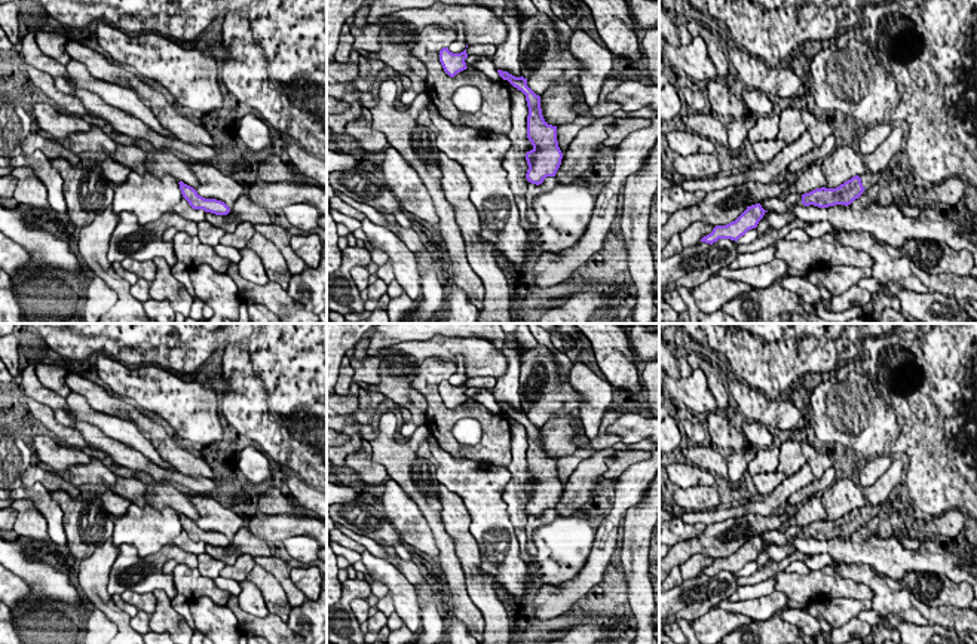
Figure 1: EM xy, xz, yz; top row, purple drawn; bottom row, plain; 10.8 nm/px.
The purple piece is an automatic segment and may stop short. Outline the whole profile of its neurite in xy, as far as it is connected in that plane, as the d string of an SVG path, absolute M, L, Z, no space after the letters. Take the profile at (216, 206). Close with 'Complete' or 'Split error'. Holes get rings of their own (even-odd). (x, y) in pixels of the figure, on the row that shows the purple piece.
M180 181L178 184L183 197L193 209L203 209L205 212L211 212L215 215L227 215L230 212L230 208L224 202L217 199L205 199L199 196L193 187L184 184L183 181Z. Complete

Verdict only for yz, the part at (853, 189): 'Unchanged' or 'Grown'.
Grown

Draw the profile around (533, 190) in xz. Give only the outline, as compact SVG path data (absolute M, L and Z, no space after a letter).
M546 177L542 184L536 185L529 183L527 191L526 191L526 203L532 208L532 202L536 196L540 193L546 193L552 190L558 184L557 177Z

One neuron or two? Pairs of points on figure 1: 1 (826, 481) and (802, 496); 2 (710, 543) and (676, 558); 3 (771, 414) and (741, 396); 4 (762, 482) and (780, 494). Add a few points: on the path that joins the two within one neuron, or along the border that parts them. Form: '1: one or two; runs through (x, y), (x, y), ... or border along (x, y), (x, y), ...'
1: one; runs through (820, 487), (808, 491)
2: one; runs through (701, 545), (692, 545), (685, 549)
3: one; runs through (763, 410), (749, 399)
4: two; border along (786, 478), (759, 499)

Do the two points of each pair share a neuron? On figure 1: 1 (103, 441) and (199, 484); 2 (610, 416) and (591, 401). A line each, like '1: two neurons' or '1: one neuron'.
1: one neuron
2: two neurons

